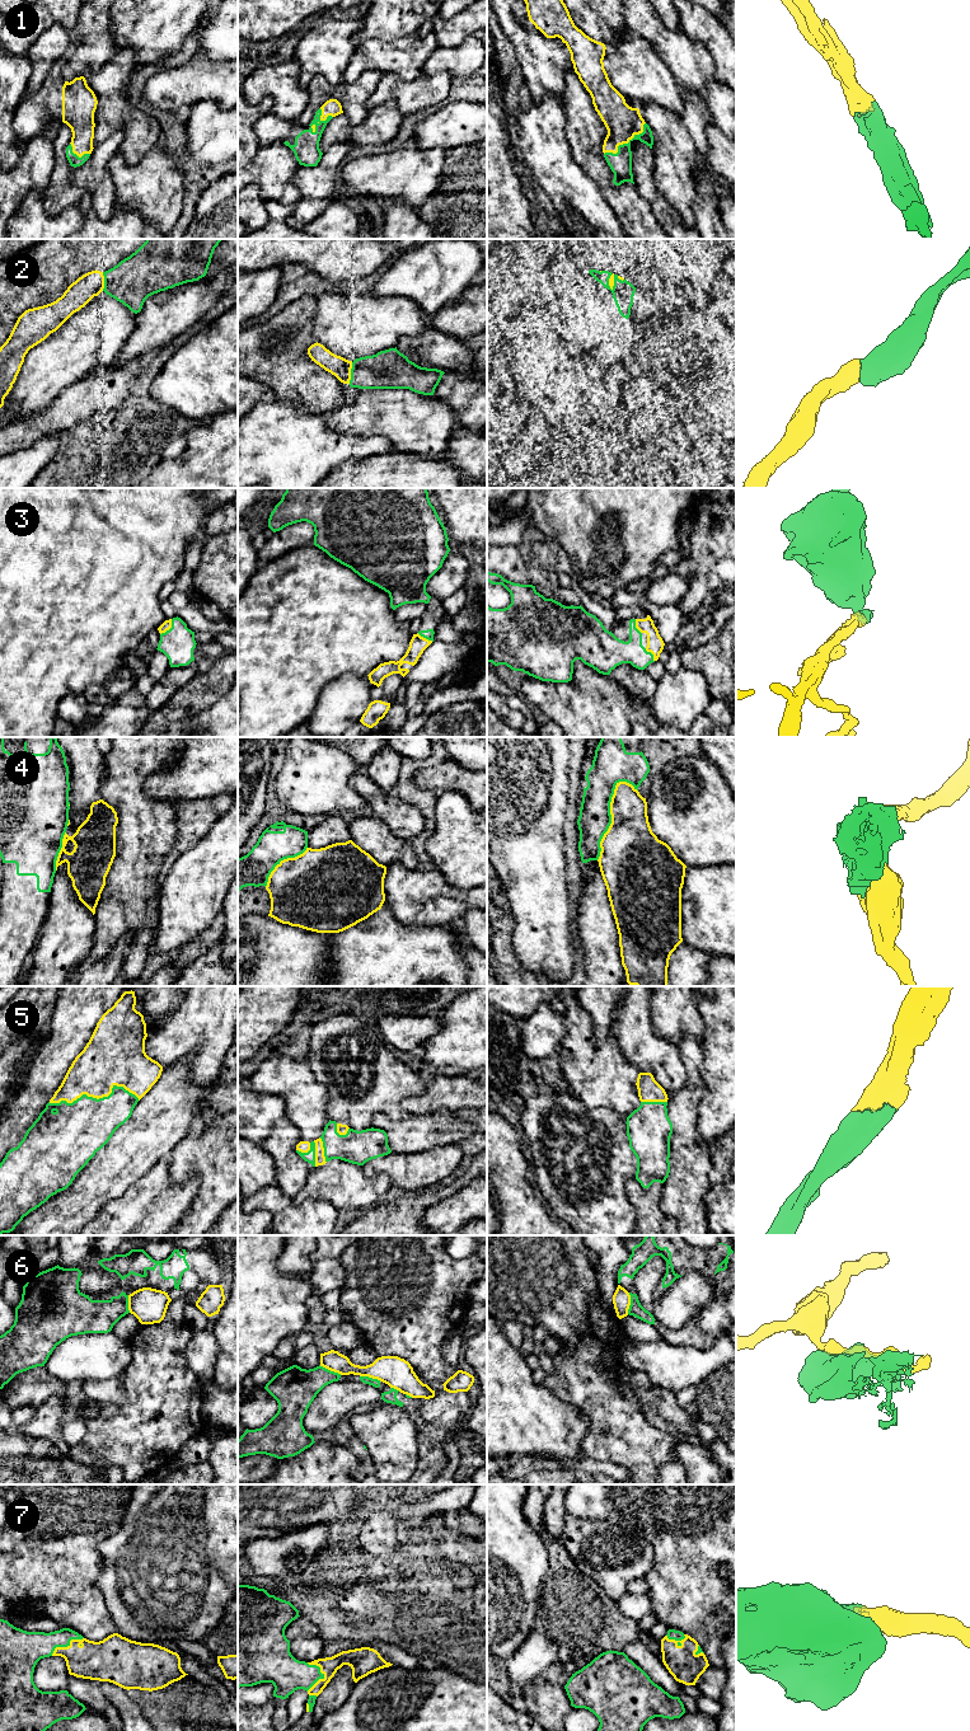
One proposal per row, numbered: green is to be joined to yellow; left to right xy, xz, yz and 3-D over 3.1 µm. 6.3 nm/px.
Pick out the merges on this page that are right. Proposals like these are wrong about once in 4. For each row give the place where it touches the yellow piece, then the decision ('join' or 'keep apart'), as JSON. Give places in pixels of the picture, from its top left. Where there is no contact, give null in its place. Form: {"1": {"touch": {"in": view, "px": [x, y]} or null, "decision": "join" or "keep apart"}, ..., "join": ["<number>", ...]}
{"1": {"touch": {"in": "yz", "px": [626, 142]}, "decision": "join"}, "2": {"touch": {"in": "xz", "px": [350, 373]}, "decision": "join"}, "3": {"touch": {"in": "xy", "px": [169, 628]}, "decision": "join"}, "4": {"touch": {"in": "yz", "px": [612, 817]}, "decision": "keep apart"}, "5": {"touch": {"in": "xy", "px": [94, 1097]}, "decision": "join"}, "6": {"touch": {"in": "xz", "px": [331, 1370]}, "decision": "keep apart"}, "7": {"touch": {"in": "xz", "px": [321, 1679]}, "decision": "join"}, "join": ["1", "2", "3", "5", "7"]}

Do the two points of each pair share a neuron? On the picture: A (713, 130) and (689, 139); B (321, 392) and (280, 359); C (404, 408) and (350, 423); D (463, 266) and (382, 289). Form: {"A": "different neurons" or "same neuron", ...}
{"A": "different neurons", "B": "same neuron", "C": "same neuron", "D": "same neuron"}

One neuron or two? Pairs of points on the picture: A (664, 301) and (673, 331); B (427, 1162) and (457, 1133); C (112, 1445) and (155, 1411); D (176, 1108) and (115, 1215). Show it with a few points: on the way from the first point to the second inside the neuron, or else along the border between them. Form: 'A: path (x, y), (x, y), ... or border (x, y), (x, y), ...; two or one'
A: path (657, 312), (657, 325), (662, 331); one
B: border (457, 1144), (439, 1145), (413, 1154); two
C: path (122, 1435), (131, 1435), (145, 1421); one
D: border (154, 1164), (122, 1195), (107, 1201); two

